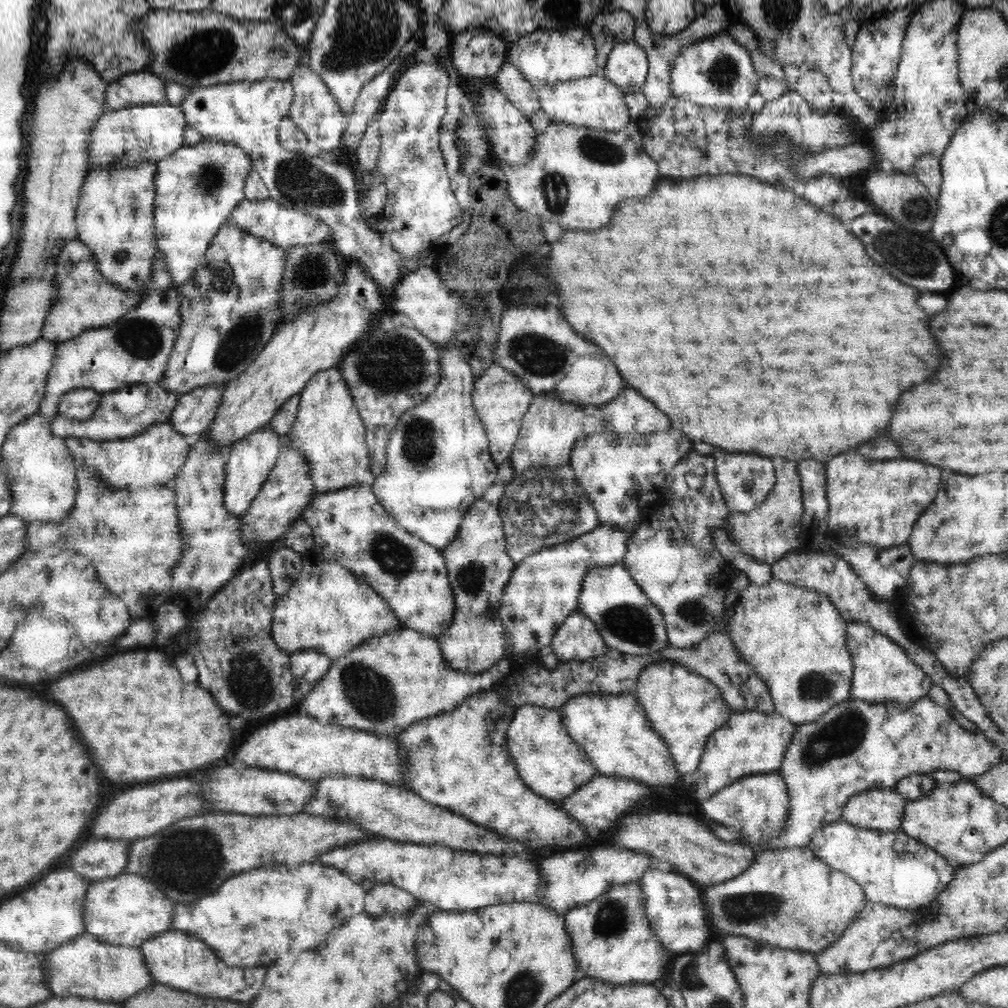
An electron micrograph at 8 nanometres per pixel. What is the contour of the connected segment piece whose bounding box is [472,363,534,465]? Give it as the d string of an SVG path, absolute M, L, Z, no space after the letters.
M496 363L484 370L484 374L476 380L472 393L474 408L485 426L490 454L497 465L502 464L514 450L524 415L533 397L532 390L522 379Z

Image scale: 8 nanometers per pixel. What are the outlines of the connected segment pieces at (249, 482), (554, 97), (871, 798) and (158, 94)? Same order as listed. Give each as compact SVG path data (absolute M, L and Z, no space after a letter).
M266 426L231 444L226 456L225 471L227 473L224 478L224 507L230 513L240 517L248 510L276 464L282 439L274 432L274 429Z
M598 74L578 80L566 80L556 84L538 87L541 109L551 121L565 122L574 126L601 129L608 132L624 130L632 121L629 108L622 92L616 84Z
M896 788L860 792L843 806L841 820L860 828L898 831L907 801Z
M150 70L126 74L108 84L106 104L112 110L167 103L166 82Z

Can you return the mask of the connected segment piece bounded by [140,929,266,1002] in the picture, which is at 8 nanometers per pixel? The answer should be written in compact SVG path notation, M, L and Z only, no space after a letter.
M168 929L146 940L142 946L144 962L150 969L156 983L168 984L173 989L190 990L195 995L212 998L232 998L234 1002L248 1002L256 998L264 984L266 968L230 968L226 962L192 933L185 933L178 929Z

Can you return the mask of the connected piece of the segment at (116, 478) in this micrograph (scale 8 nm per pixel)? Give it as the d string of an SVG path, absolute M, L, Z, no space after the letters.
M170 421L150 425L142 434L135 437L109 441L82 437L64 439L75 465L90 465L104 479L104 483L108 483L114 489L127 491L155 484L165 485L168 480L176 478L191 449L186 437L172 428Z

